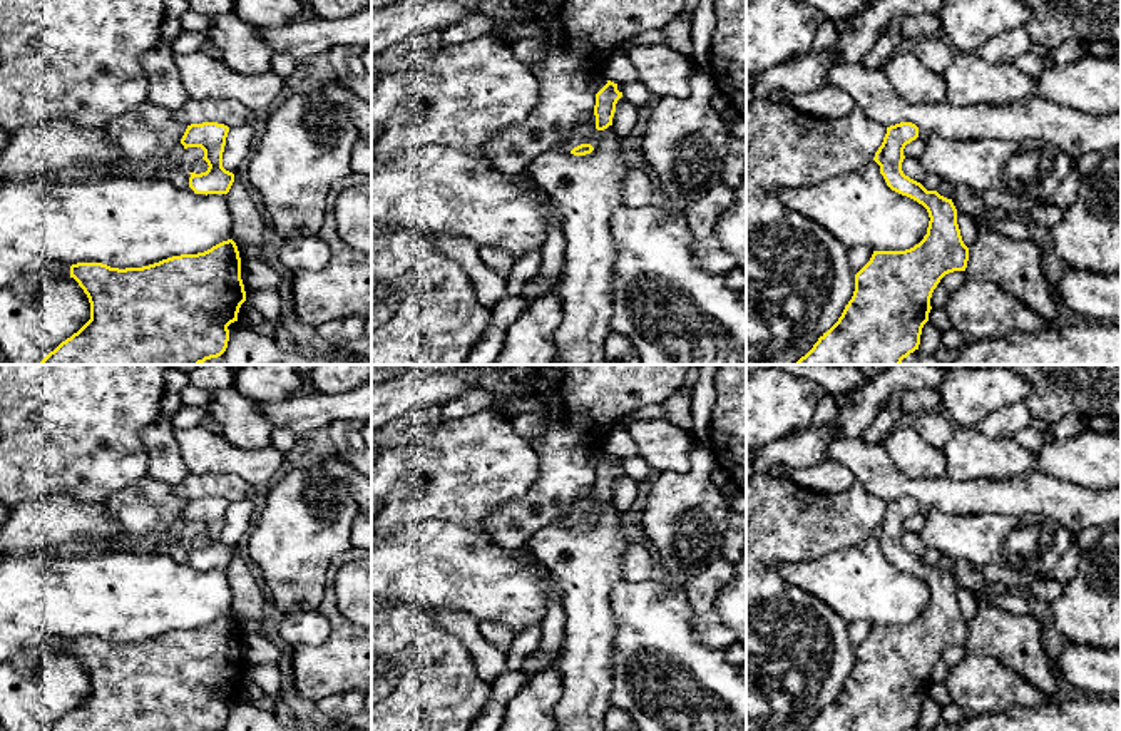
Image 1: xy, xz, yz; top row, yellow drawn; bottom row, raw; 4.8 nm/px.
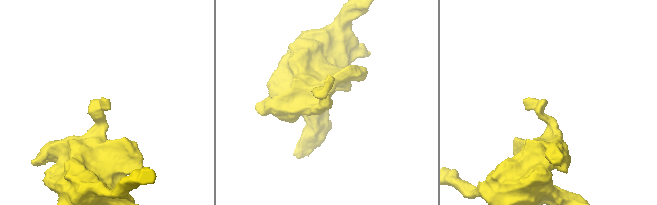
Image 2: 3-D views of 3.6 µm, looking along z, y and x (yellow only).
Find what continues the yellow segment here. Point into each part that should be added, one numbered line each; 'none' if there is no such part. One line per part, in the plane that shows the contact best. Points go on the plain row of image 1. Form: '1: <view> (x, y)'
none

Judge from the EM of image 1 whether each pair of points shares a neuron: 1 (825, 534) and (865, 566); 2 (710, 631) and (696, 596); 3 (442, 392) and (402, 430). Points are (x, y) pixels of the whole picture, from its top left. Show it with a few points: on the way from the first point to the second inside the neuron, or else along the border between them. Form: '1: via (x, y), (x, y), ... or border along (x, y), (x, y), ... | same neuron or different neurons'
1: border along (872, 534), (857, 544), (805, 562) | different neurons
2: via (708, 623), (703, 604) | same neuron
3: border along (439, 407), (417, 407), (390, 422) | different neurons

